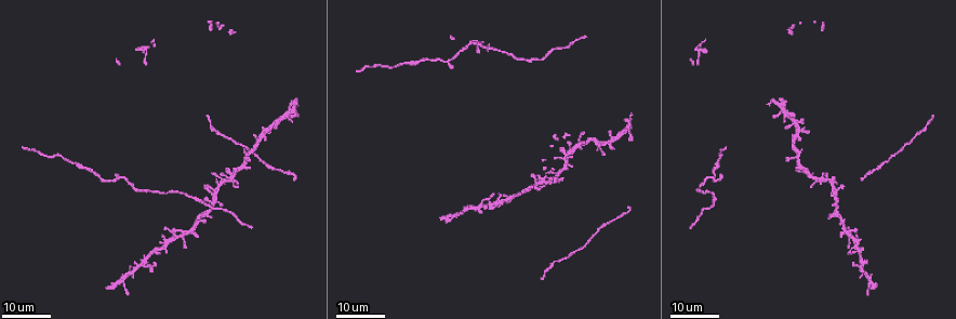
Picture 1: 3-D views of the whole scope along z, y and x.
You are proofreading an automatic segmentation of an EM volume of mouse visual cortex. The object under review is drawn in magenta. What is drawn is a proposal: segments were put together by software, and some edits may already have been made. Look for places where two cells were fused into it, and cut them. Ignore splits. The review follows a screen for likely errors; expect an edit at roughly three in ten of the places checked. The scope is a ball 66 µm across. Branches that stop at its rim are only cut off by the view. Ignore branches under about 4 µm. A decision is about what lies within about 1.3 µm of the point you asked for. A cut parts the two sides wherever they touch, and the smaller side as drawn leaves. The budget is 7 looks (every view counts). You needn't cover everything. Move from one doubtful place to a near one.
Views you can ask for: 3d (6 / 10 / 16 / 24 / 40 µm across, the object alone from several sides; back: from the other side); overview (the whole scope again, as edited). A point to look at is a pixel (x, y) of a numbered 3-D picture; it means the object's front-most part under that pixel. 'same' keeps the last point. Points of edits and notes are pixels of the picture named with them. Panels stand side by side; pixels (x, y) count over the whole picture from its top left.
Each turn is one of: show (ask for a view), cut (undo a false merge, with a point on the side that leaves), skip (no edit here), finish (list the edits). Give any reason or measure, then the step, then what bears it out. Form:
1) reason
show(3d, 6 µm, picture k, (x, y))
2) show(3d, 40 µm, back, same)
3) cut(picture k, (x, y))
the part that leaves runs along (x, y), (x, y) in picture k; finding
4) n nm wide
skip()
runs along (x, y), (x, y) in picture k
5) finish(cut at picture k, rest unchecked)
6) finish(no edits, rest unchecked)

four-way junction
show(3d, 16 µm, picture 1, (571, 149))

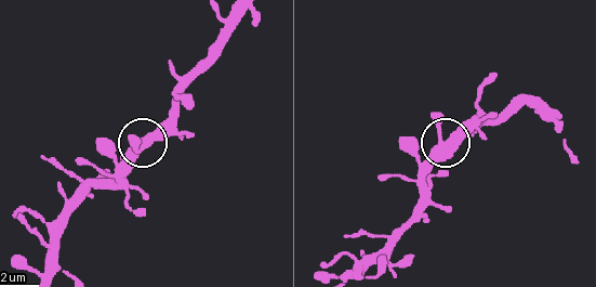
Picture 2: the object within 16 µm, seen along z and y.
zoom in
show(3d, 10 µm, picture 2, (441, 143))

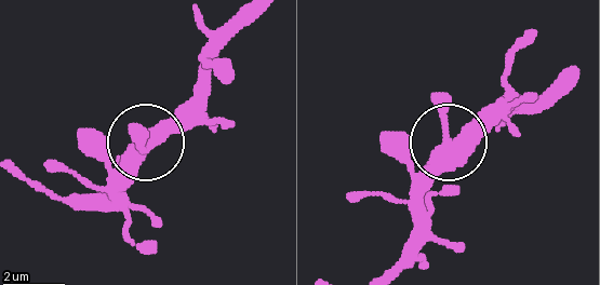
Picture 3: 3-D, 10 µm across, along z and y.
side arm 46 µm
skip()
runs along (220, 37), (204, 80), (98, 186) in picture 3; all the same cell

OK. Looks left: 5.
four-way junction
show(3d, 24 µm, picture 1, (247, 154))

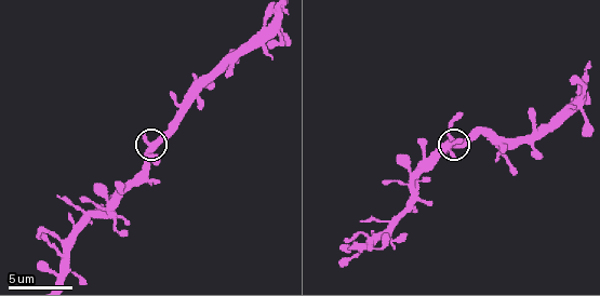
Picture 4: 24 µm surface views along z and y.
show(3d, 6 µm, picture 4, (156, 145))

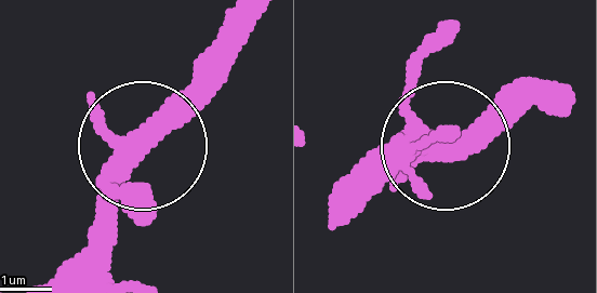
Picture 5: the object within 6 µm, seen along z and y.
side arm 73 µm
skip()
runs along (439, 149), (375, 149) in picture 5; one cell here

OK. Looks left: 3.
three arms meet
show(3d, 16 µm, picture 1, (110, 182))

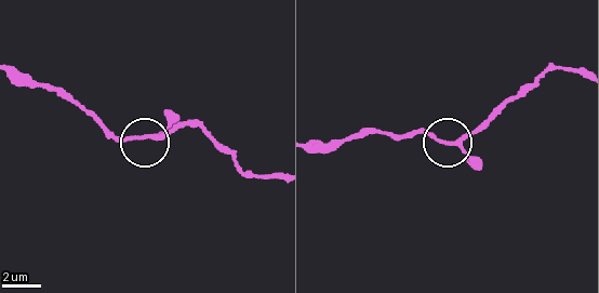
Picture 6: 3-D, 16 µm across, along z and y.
closer look
show(3d, 10 µm, picture 6, (139, 135))

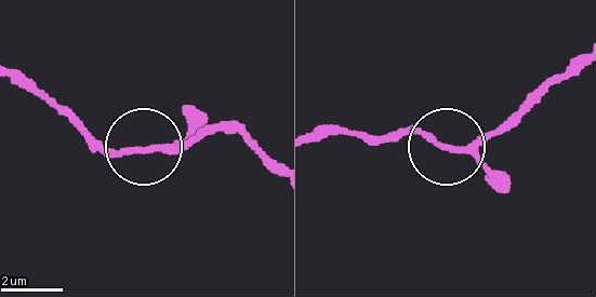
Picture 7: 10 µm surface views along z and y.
3 arms
skip()
one cell here

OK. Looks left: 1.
finish(no edits, rest unchecked)

